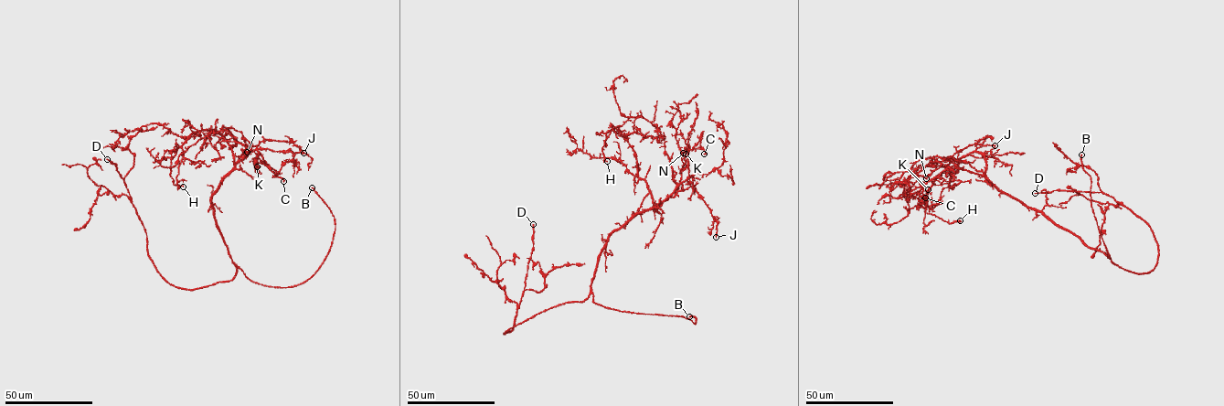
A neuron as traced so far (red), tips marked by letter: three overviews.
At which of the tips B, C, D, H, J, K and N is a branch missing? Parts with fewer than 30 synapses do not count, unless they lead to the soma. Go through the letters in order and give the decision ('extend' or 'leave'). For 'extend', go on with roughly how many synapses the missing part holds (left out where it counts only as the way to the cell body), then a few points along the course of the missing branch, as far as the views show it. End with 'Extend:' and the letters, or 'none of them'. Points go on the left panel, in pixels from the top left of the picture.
B: extend; missing branch runs (312, 187), (296, 171), (272, 159), (271, 155)
C: leave
D: extend; about 100 synapses; missing branch runs (107, 159), (99, 144), (110, 133), (133, 123), (147, 124), (164, 119)
H: leave
J: leave
K: leave
N: leave
Extend: B, D

